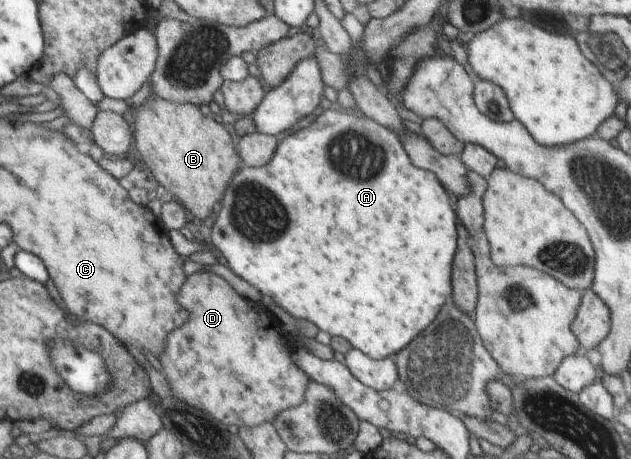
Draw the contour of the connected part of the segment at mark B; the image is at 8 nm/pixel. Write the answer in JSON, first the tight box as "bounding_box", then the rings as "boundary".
{"bounding_box":[133,99,242,221],"boundary":[[[147,99],[141,107],[133,109],[135,121],[135,145],[154,179],[173,198],[183,203],[187,213],[203,221],[213,213],[214,205],[222,201],[231,178],[241,168],[242,159],[233,147],[233,137],[223,118],[205,117],[197,105],[171,103],[165,99]]]}

